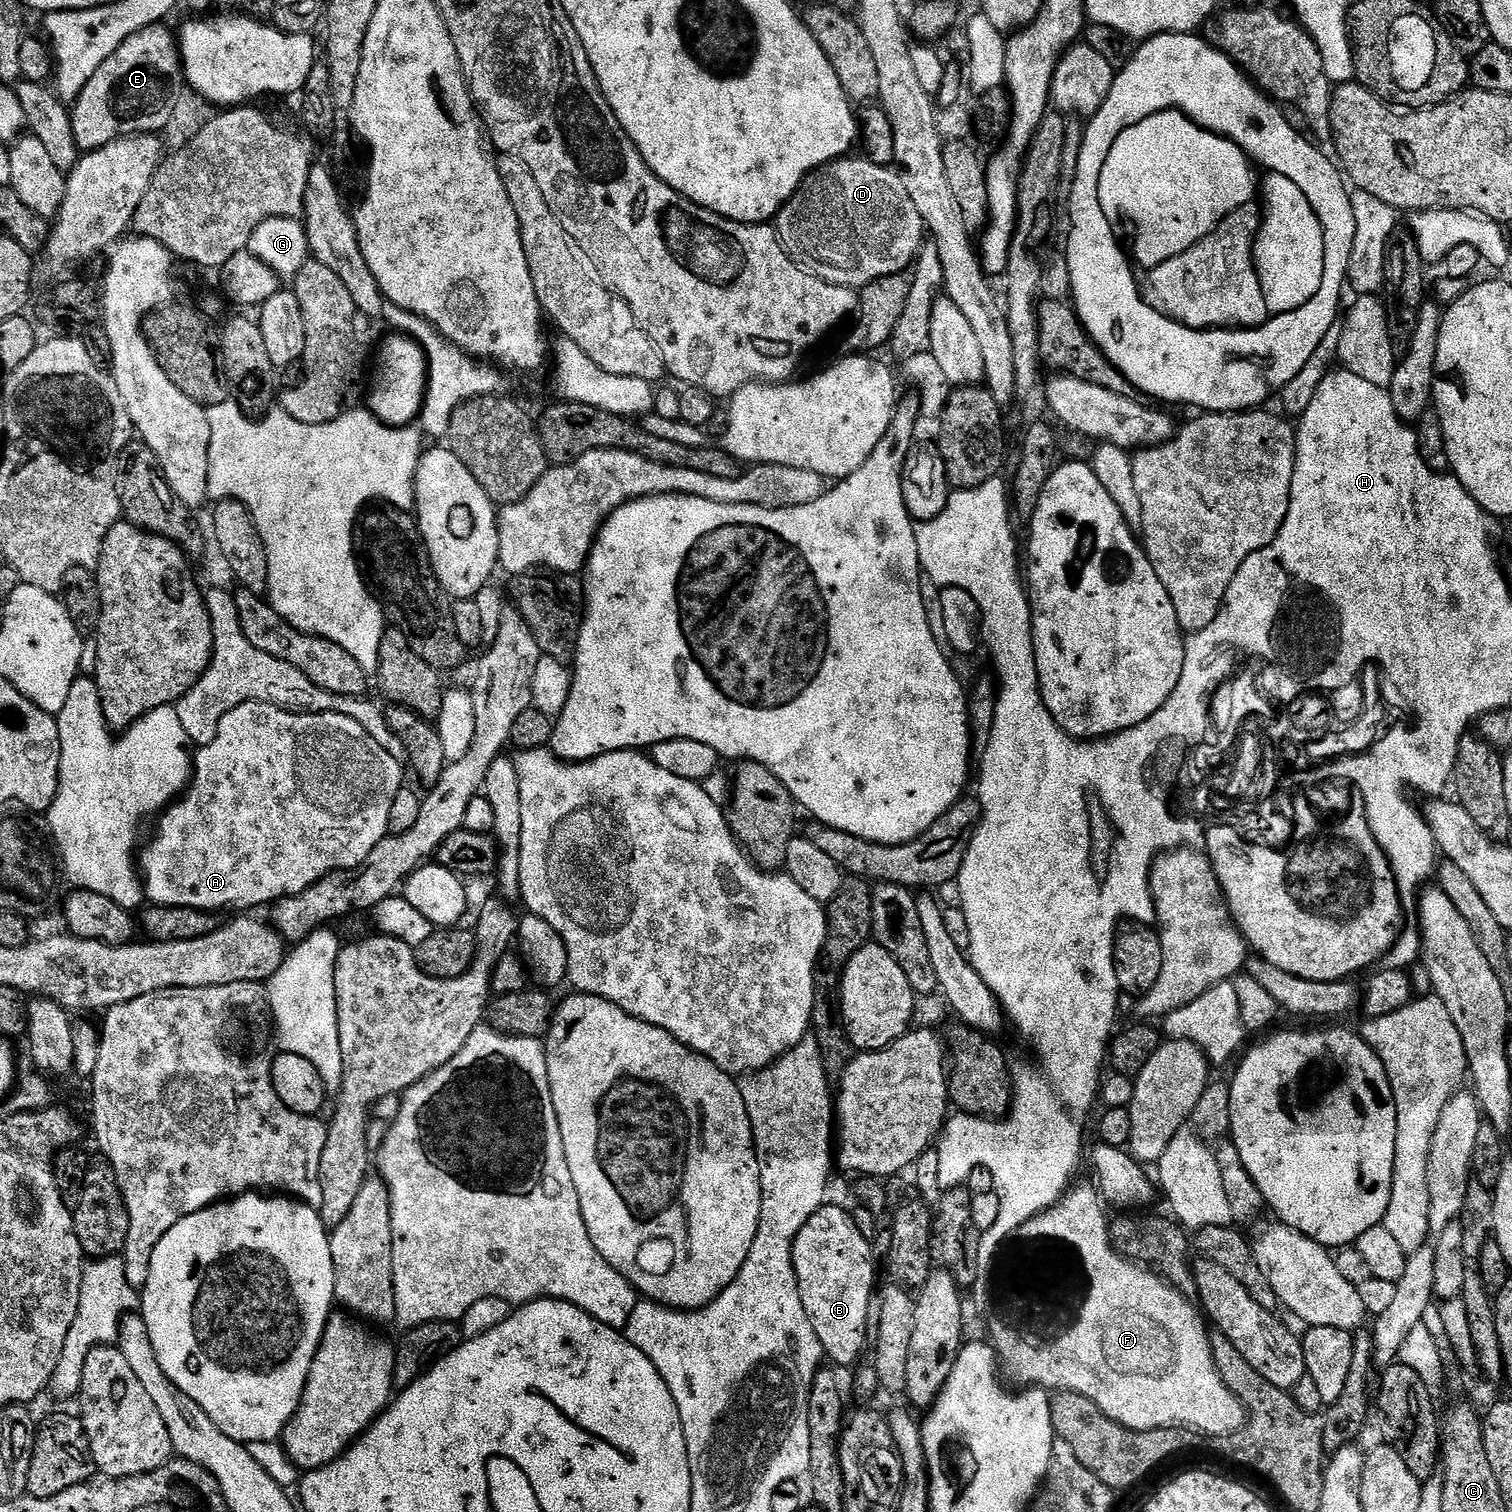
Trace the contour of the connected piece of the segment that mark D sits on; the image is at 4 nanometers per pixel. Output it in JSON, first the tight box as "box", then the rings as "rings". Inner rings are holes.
{"box":[774,158,926,290],"rings":[[[867,158],[852,159],[832,160],[814,169],[775,216],[774,227],[784,253],[804,271],[831,284],[859,290],[878,278],[909,271],[915,265],[920,247],[924,245],[926,226],[899,171]]]}

